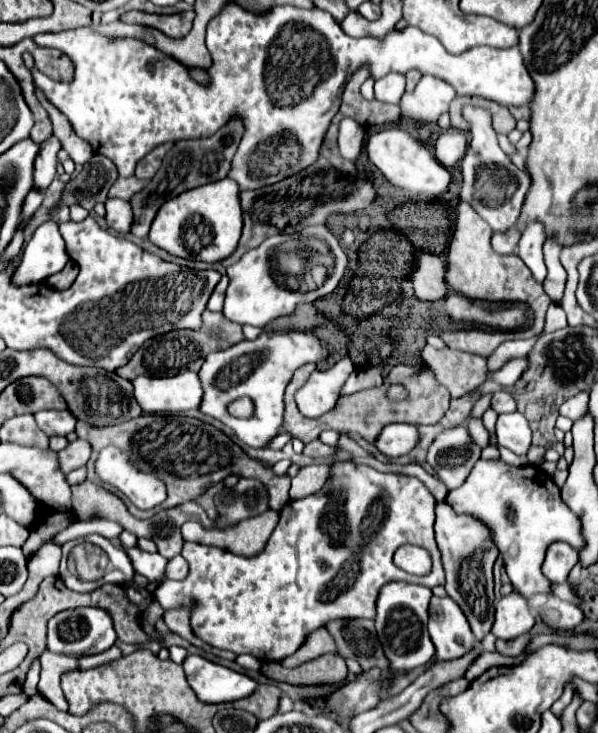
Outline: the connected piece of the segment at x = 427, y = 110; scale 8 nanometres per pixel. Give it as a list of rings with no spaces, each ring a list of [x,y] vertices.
[[[424,75],[412,93],[404,93],[400,99],[402,117],[416,123],[436,123],[438,117],[448,111],[456,91],[444,79]]]

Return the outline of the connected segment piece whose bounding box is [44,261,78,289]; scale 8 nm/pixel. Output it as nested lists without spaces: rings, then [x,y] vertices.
[[[68,261],[62,271],[58,271],[56,275],[50,275],[44,283],[48,287],[54,287],[54,289],[66,289],[66,287],[70,287],[74,283],[76,275],[78,275],[78,265],[72,263],[72,261]]]

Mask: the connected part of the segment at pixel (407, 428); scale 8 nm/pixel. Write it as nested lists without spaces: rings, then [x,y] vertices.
[[[408,423],[388,425],[382,429],[380,437],[376,439],[376,449],[388,457],[400,457],[400,455],[408,455],[418,445],[418,439],[420,433],[416,425],[408,425]]]

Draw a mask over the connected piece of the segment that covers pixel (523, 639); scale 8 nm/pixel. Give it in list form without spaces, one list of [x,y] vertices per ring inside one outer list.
[[[520,635],[520,637],[516,637],[516,639],[508,639],[508,641],[504,641],[504,639],[498,639],[496,641],[496,649],[498,649],[498,653],[502,653],[502,655],[518,655],[518,653],[522,653],[524,649],[526,649],[526,645],[530,643],[530,635]]]

